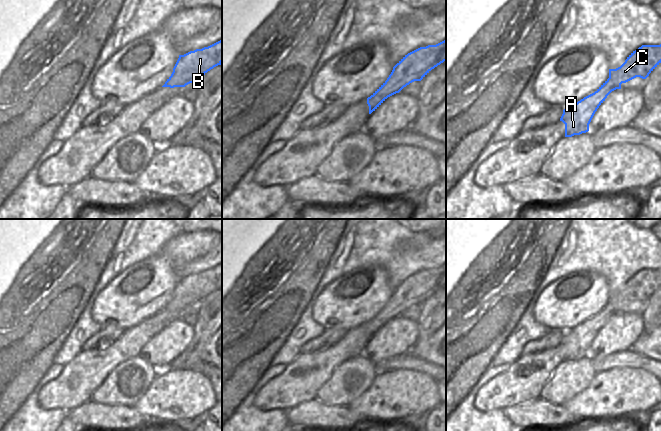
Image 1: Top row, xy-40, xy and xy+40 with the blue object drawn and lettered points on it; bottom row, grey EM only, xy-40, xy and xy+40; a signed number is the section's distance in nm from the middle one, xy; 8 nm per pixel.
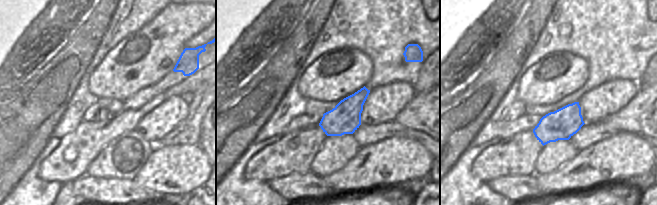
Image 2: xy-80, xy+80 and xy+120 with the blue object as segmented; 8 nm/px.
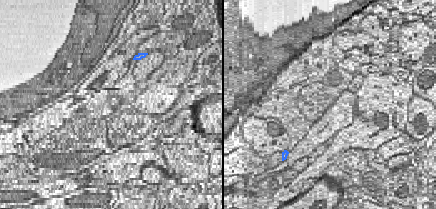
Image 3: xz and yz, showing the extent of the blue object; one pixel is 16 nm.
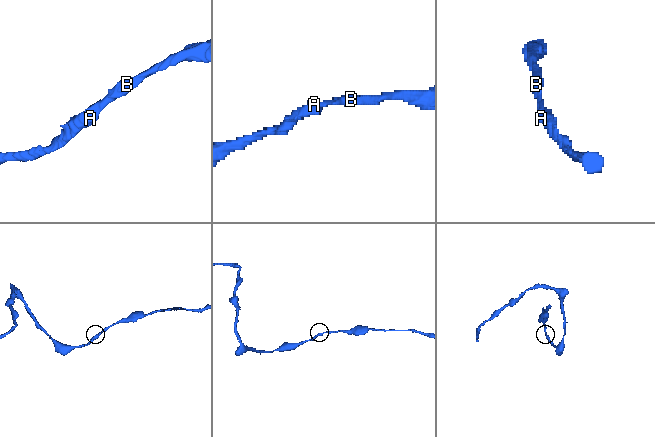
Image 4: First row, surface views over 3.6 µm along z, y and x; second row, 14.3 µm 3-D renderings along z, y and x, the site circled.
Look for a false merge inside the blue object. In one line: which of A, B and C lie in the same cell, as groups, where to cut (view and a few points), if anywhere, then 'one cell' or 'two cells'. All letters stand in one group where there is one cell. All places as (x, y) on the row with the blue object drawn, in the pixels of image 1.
A B C; no cut; one cell

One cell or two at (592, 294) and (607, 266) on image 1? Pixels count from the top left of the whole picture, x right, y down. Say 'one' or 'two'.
two

